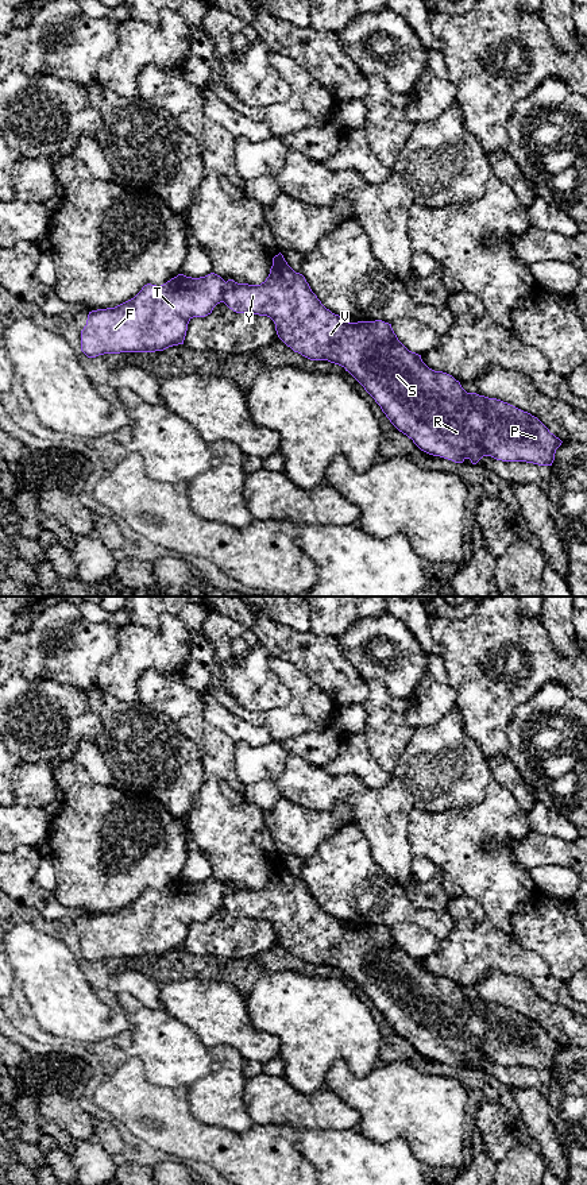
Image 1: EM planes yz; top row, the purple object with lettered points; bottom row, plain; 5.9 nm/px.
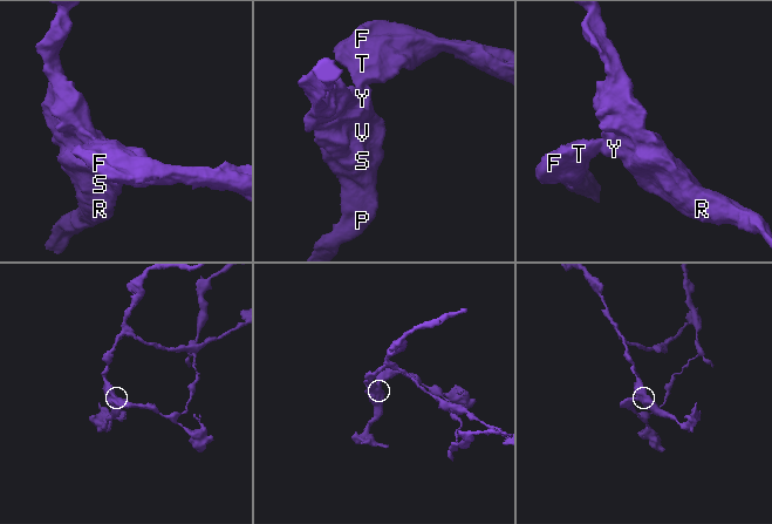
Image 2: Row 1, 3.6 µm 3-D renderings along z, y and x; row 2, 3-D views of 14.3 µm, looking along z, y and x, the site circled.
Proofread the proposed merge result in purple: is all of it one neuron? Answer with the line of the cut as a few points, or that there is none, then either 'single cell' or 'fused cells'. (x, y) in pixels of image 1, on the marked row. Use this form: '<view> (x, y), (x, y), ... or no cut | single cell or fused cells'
yz (226, 282), (220, 301) | fused cells

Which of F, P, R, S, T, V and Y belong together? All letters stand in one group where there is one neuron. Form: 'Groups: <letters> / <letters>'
Groups: F T / P R S V Y

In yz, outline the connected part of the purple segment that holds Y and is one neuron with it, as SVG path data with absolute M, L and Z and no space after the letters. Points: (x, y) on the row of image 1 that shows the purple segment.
M279 252L273 258L270 274L260 285L237 283L228 279L223 290L223 301L236 313L252 313L270 317L278 337L294 352L310 360L328 360L345 368L375 399L390 422L424 452L455 463L470 459L476 464L483 456L502 462L526 462L552 466L561 440L534 416L507 402L467 393L452 375L429 368L421 355L409 351L394 333L391 324L382 320L348 323L345 317L327 309L312 292L305 277L296 273Z

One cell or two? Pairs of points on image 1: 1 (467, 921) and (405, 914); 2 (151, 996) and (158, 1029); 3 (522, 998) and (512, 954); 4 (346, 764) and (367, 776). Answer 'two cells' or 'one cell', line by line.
1: two cells
2: two cells
3: two cells
4: one cell

